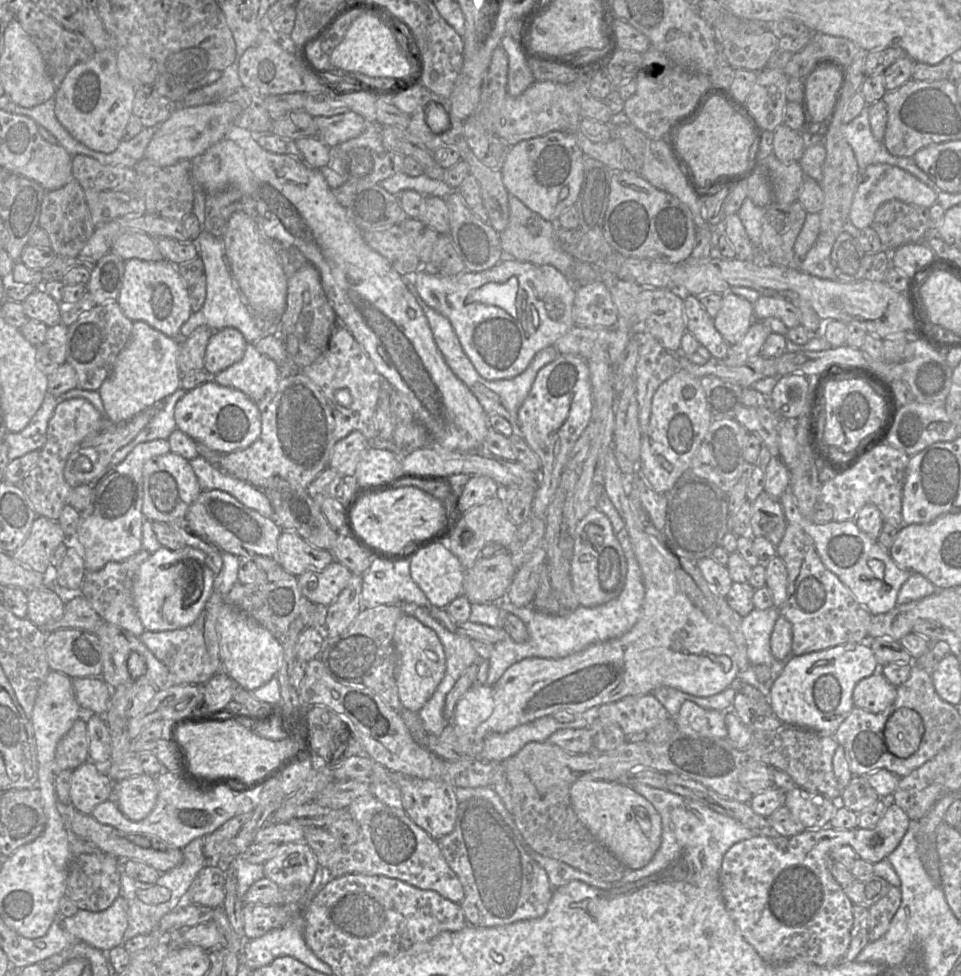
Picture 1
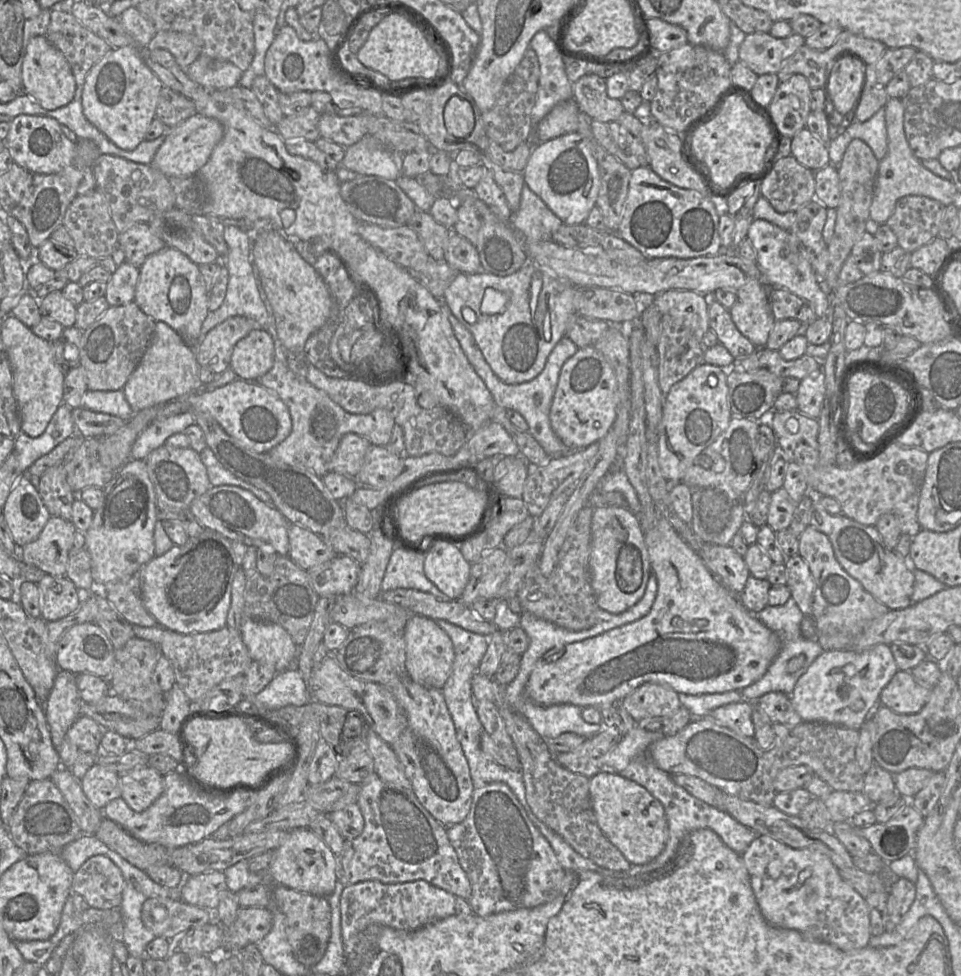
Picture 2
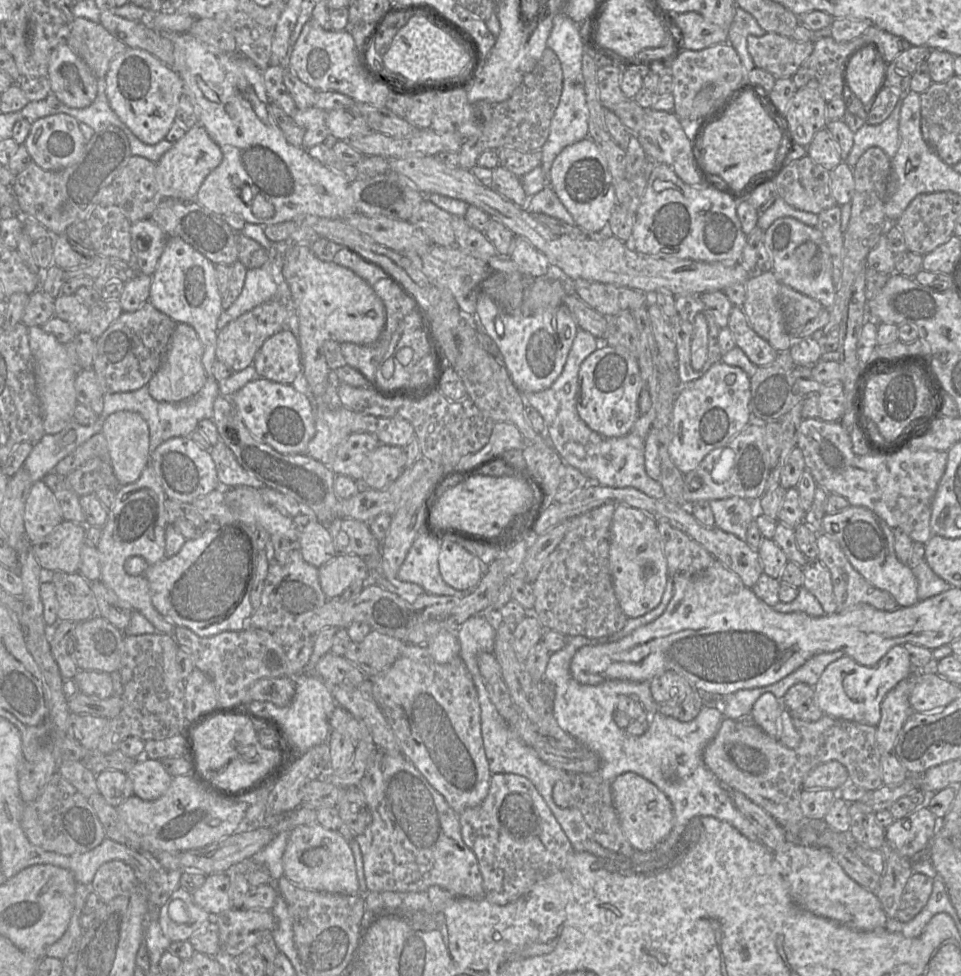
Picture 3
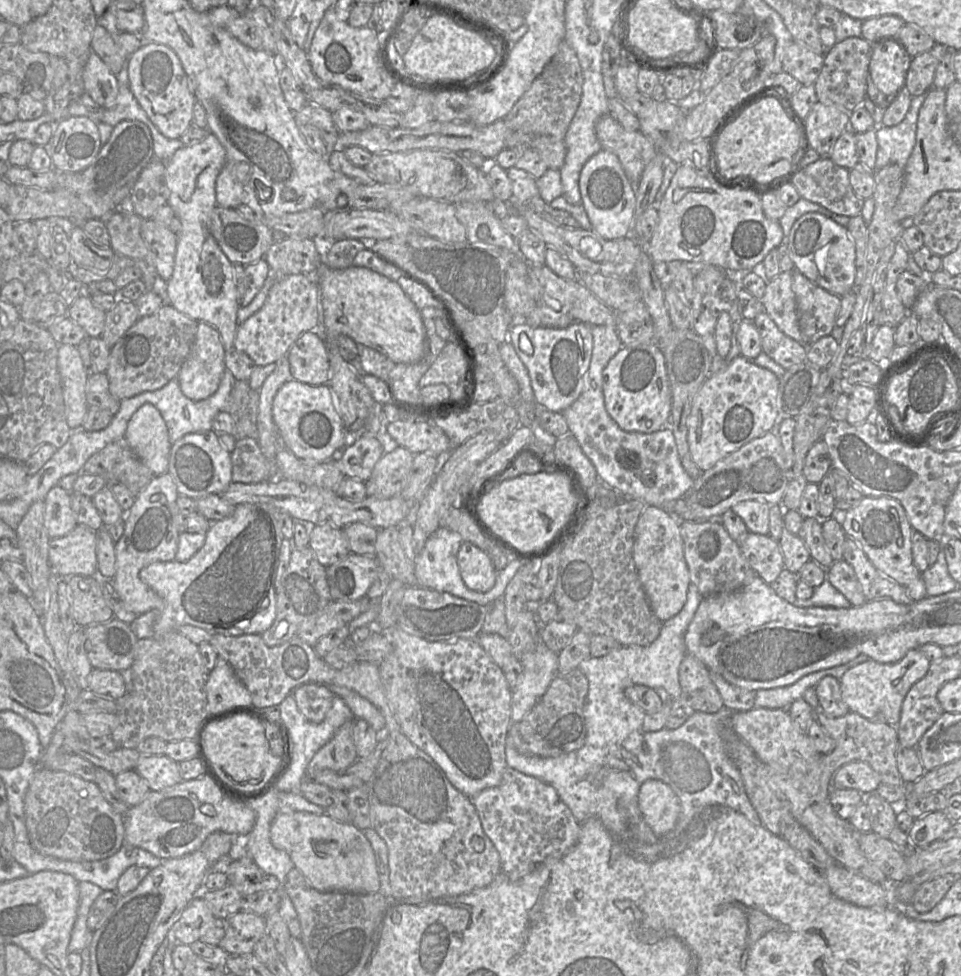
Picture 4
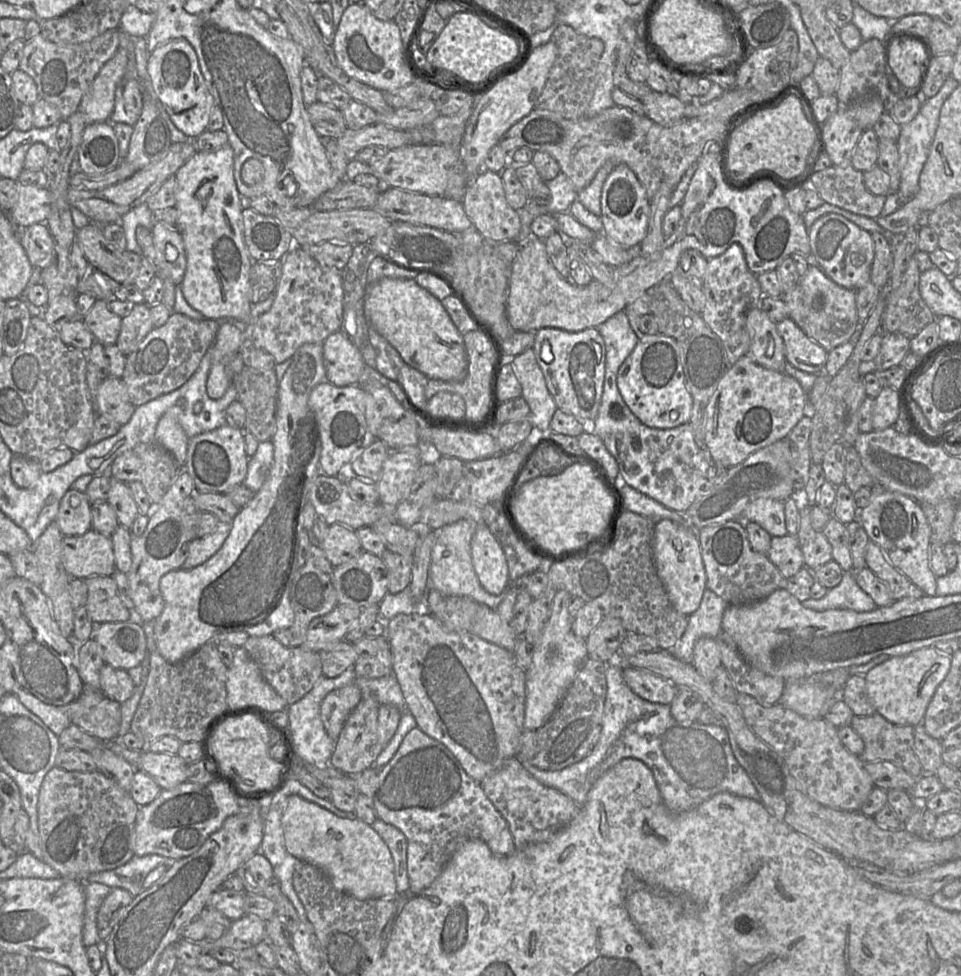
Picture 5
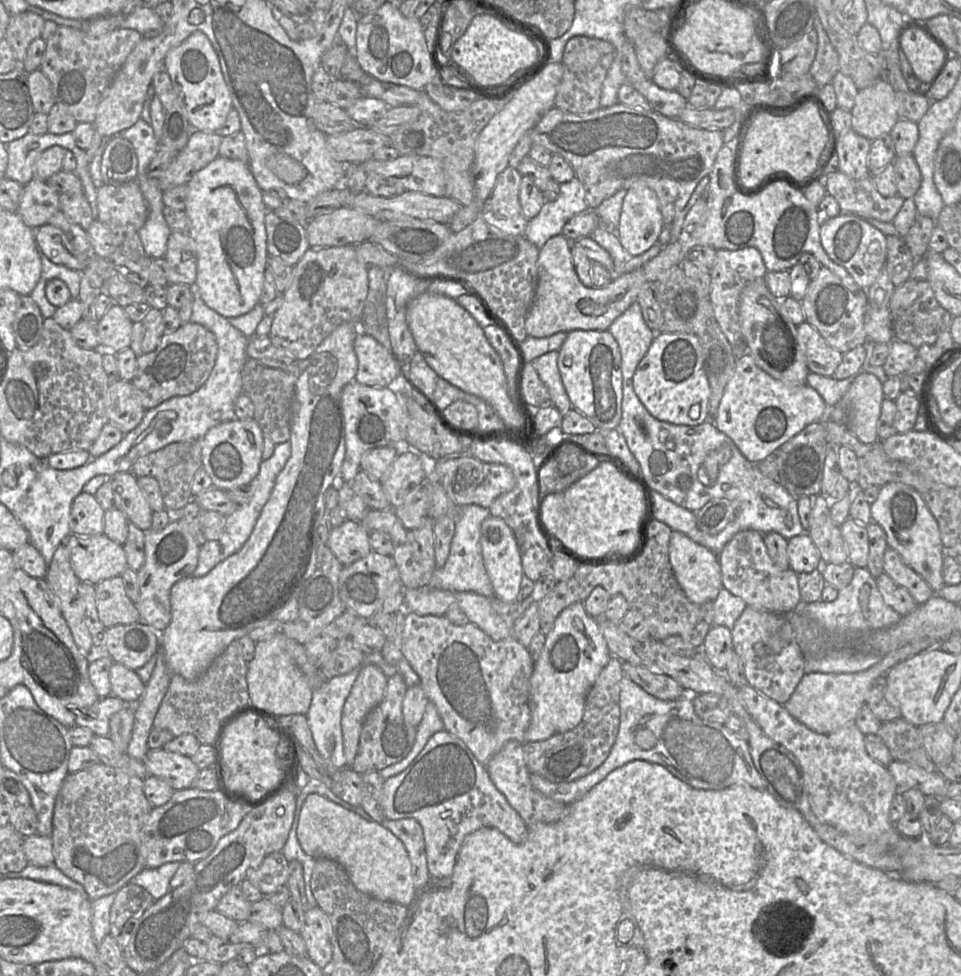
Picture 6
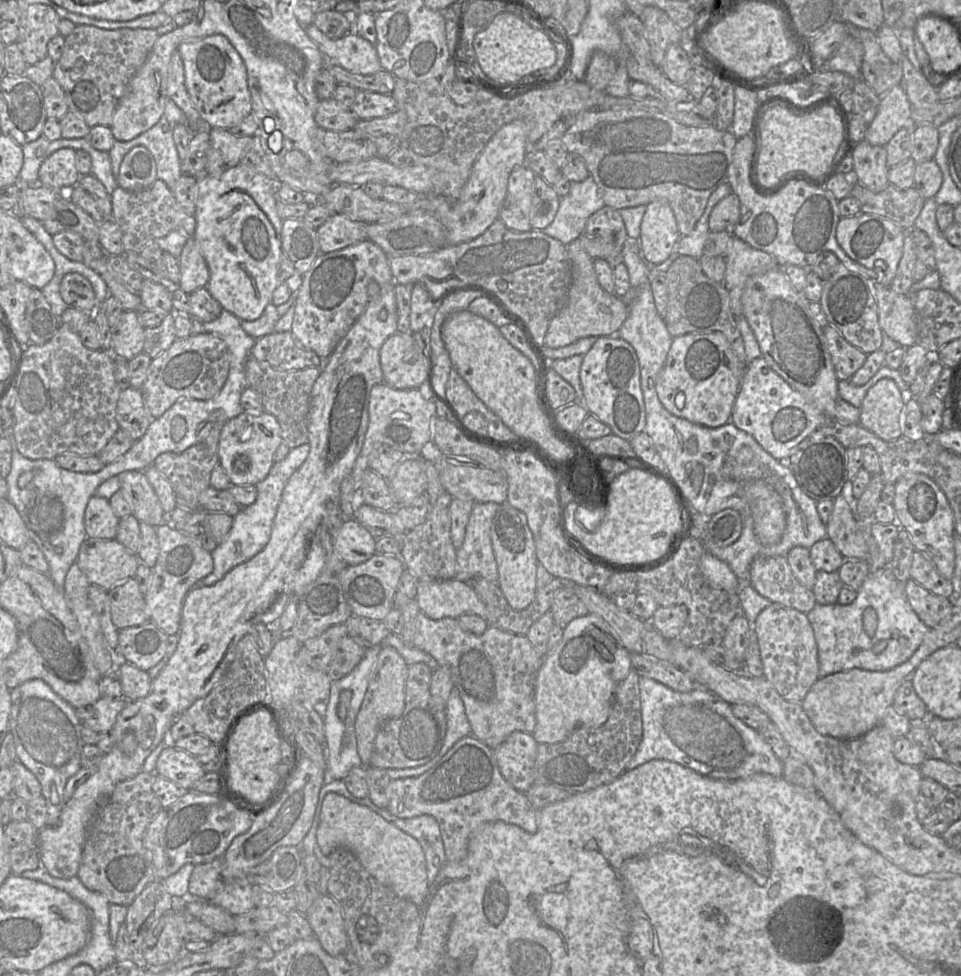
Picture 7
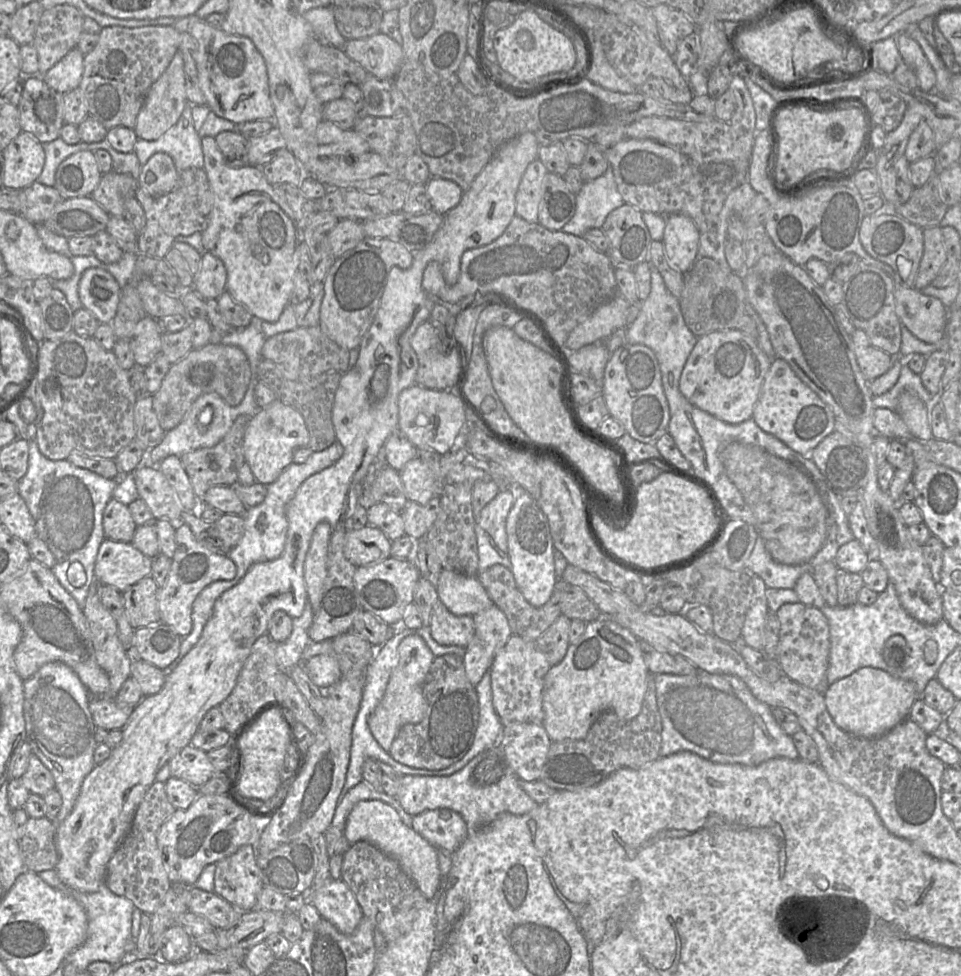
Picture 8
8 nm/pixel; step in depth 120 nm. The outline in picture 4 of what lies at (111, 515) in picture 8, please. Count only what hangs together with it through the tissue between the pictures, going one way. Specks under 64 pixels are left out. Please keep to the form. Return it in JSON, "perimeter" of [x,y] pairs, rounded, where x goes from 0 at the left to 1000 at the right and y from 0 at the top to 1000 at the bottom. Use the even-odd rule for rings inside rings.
{"perimeter":[[[56,498],[45,514],[47,516],[46,538],[53,552],[70,548],[81,538],[74,520],[74,504]]]}

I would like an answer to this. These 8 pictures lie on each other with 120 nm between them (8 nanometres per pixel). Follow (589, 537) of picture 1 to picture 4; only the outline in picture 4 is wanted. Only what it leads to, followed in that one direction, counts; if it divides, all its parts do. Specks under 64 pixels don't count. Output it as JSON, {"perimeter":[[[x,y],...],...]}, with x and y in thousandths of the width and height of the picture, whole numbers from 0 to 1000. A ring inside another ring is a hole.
{"perimeter":[[[673,518],[661,540],[659,574],[682,631],[690,637],[704,630],[714,618],[719,599],[712,573],[708,535],[686,519]]]}

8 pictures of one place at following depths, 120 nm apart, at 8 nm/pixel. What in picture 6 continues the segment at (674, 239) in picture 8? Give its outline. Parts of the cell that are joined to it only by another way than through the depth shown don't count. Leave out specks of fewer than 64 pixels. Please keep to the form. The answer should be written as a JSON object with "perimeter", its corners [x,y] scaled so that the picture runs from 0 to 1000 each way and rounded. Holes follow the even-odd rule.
{"perimeter":[[[671,191],[651,195],[643,233],[639,236],[648,254],[658,262],[664,262],[681,252],[692,232],[682,197]]]}

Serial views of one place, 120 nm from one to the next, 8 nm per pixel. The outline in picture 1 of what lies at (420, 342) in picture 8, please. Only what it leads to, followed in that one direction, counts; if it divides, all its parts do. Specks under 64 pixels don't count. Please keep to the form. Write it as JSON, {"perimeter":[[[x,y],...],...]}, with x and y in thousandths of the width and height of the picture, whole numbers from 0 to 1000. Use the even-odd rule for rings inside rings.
{"perimeter":[[[233,336],[222,341],[214,356],[212,379],[220,384],[250,370],[259,351],[245,336]]]}

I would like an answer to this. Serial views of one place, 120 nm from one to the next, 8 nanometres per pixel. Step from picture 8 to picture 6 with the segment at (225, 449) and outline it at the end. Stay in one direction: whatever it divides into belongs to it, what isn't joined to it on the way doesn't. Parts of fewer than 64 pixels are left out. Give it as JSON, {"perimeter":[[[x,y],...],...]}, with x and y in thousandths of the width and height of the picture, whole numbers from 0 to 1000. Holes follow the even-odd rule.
{"perimeter":[[[209,450],[198,453],[181,453],[171,459],[146,468],[137,476],[135,485],[139,488],[159,489],[165,495],[172,523],[185,525],[201,512],[199,495],[203,485],[210,480]]]}

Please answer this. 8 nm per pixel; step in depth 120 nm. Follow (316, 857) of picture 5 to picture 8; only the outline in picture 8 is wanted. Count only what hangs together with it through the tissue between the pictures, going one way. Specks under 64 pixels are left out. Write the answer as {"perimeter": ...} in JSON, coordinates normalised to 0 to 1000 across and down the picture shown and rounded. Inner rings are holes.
{"perimeter":[[[379,820],[370,823],[362,833],[358,857],[365,865],[381,862],[409,878],[443,920],[448,921],[455,915],[460,897],[452,867],[424,846],[414,832],[405,824],[393,820]]]}

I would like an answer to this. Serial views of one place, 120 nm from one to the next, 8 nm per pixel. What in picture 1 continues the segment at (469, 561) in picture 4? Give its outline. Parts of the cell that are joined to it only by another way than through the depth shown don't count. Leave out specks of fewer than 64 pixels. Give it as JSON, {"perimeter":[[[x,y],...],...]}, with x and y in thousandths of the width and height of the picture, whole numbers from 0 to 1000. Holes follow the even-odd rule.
{"perimeter":[[[461,556],[438,563],[427,574],[427,589],[448,622],[464,623],[481,610],[484,582]]]}

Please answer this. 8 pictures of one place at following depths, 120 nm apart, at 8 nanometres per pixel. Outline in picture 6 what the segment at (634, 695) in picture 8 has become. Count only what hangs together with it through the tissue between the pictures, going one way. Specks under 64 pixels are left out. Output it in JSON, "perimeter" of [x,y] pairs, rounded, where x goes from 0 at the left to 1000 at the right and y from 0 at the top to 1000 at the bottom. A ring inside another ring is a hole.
{"perimeter":[[[606,618],[589,622],[568,651],[567,661],[557,677],[552,695],[553,739],[546,759],[568,758],[599,745],[607,735],[610,713],[635,675],[624,637],[611,628]]]}

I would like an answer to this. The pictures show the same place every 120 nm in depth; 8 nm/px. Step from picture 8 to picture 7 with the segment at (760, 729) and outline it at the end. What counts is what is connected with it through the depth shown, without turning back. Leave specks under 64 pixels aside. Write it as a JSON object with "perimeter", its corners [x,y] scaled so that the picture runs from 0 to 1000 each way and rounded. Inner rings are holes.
{"perimeter":[[[676,695],[665,696],[665,712],[669,740],[669,756],[652,785],[652,789],[681,778],[709,783],[732,795],[745,799],[764,800],[787,792],[813,796],[815,782],[802,763],[783,745],[767,736],[761,721],[738,707],[706,709]]]}

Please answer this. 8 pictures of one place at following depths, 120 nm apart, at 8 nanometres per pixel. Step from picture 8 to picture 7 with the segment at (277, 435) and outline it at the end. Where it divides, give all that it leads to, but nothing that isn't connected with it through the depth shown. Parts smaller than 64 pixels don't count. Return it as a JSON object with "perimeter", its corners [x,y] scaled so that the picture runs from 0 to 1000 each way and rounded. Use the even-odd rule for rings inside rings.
{"perimeter":[[[274,421],[272,424],[252,422],[231,438],[227,456],[228,475],[240,496],[266,497],[280,485],[286,474],[285,465],[293,454],[292,439],[288,428]]]}

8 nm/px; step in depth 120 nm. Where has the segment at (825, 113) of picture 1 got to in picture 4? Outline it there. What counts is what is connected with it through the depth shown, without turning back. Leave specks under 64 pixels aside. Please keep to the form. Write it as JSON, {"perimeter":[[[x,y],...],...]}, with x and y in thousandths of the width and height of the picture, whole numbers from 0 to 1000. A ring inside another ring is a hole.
{"perimeter":[[[931,40],[907,46],[904,77],[913,91],[922,97],[935,95],[942,87],[949,58]]]}

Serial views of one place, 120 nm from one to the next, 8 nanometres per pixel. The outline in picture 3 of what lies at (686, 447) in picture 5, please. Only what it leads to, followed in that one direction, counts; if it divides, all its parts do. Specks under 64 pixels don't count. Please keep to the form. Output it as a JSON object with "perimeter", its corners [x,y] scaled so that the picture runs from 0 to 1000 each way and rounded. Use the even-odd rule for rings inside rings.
{"perimeter":[[[600,344],[596,349],[585,382],[573,397],[562,402],[543,402],[548,415],[557,418],[566,428],[567,446],[564,447],[571,452],[571,455],[590,476],[604,482],[619,495],[638,500],[660,500],[675,509],[691,510],[691,502],[688,496],[675,489],[671,481],[671,448],[665,448],[656,444],[648,448],[631,448],[614,440],[604,428],[600,421],[604,404],[604,392],[599,387],[601,373],[599,370],[592,370],[599,349]]]}

